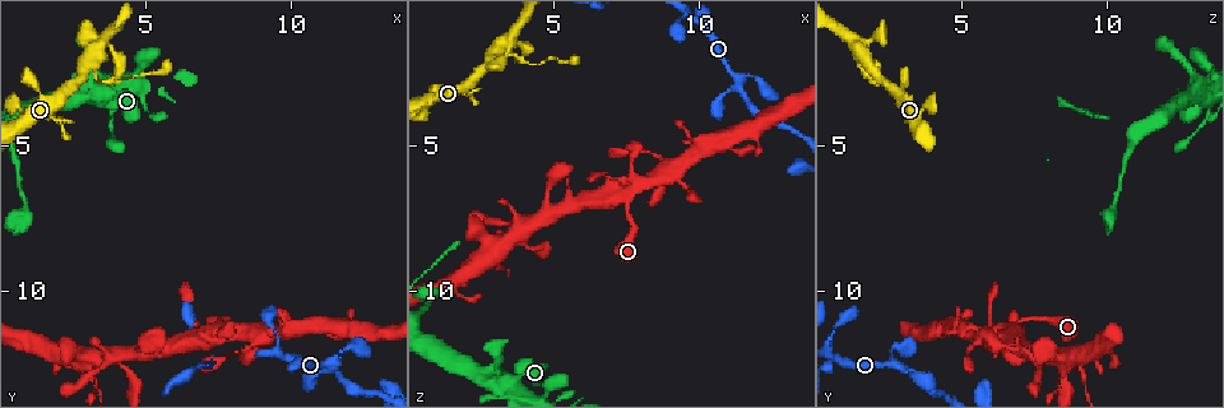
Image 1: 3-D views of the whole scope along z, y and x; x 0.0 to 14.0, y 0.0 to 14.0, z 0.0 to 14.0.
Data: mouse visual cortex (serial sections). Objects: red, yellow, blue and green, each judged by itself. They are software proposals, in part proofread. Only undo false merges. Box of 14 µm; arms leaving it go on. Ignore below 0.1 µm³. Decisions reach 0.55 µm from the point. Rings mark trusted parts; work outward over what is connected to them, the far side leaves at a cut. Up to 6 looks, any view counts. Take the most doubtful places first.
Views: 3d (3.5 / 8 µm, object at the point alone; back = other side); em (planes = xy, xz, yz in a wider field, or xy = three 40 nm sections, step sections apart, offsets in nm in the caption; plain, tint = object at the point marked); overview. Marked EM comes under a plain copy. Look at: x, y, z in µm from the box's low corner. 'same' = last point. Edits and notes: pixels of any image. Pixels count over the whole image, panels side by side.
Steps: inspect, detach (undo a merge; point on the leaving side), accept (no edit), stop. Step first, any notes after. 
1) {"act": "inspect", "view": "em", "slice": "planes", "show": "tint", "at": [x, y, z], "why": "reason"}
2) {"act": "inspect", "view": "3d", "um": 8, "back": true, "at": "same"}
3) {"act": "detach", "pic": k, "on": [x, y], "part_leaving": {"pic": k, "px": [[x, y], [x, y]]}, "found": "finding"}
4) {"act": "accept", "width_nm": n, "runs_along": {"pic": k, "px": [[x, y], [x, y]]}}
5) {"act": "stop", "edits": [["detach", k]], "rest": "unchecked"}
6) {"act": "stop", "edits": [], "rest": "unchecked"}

{"act": "inspect", "view": "3d", "um": 3.5, "back": true, "at": [8.5, 12.0, 5.3], "why": "sudden change in width"}

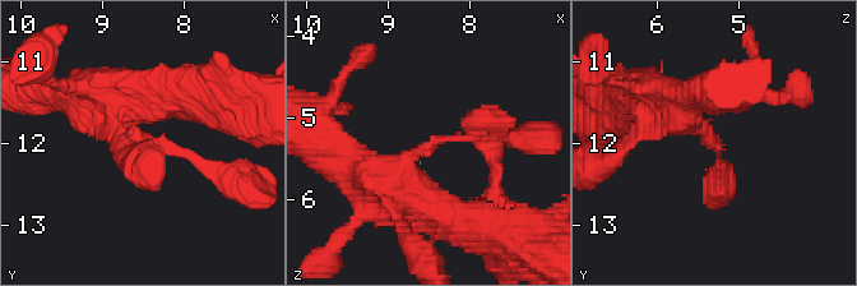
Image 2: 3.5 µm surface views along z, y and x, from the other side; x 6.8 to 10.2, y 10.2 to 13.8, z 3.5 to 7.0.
{"act": "inspect", "view": "em", "slice": "xy", "step": 2, "show": "tint", "at": [8.50, 11.95, 5.35], "why": "need the tissue"}

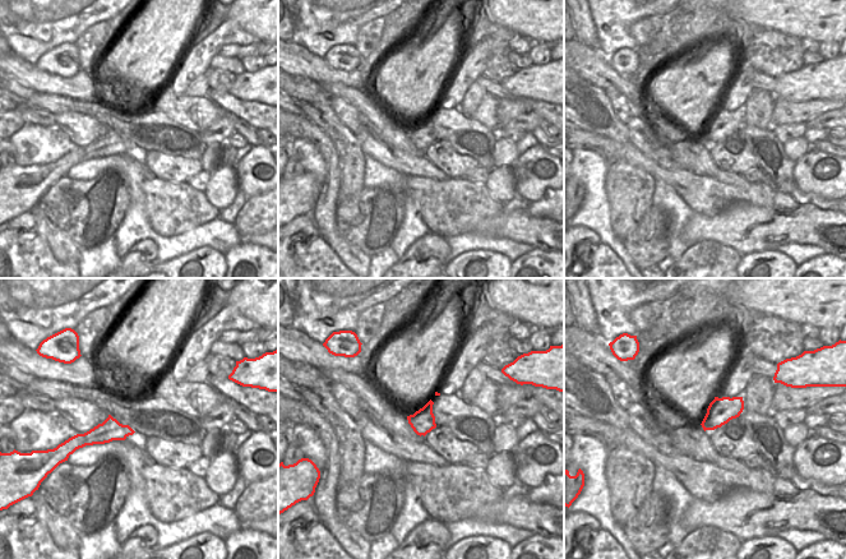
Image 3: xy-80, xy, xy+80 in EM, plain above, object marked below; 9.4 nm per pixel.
{"act": "accept", "found": "one cell here"}

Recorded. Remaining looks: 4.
{"act": "inspect", "view": "3d", "um": 3.5, "at": [11.2, 12.5, 2.6]}

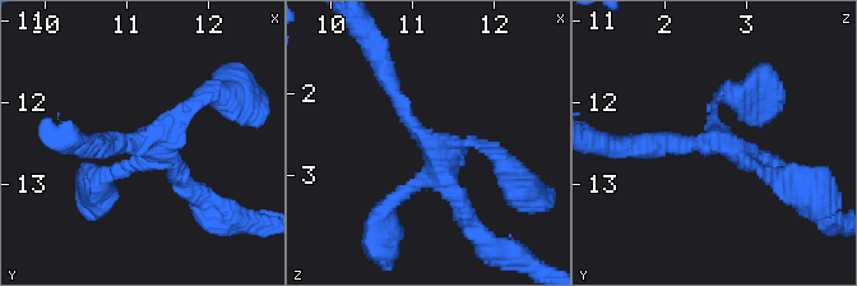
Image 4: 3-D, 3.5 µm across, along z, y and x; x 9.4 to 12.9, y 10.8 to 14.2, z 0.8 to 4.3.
{"act": "inspect", "view": "em", "slice": "xy", "step": 2, "show": "tint", "at": [11.25, 12.45, 2.60], "arms": 4, "arm_widths_nm": [100, 150, 200, 250]}

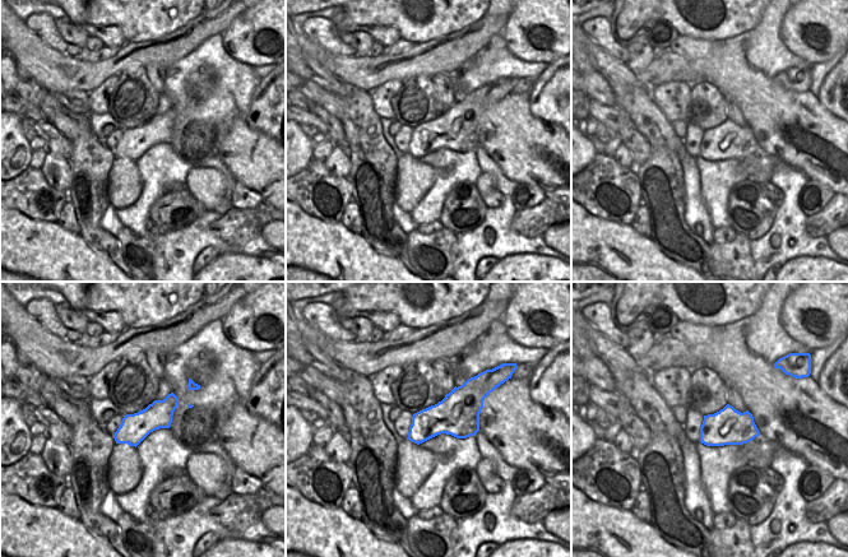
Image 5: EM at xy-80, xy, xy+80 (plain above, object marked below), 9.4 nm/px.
{"act": "accept", "width_nm": 360, "runs_along": {"pic": 4, "px": [[385, 79], [461, 210]]}, "found": "one cell here"}

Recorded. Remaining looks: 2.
{"act": "inspect", "view": "3d", "um": 3.5, "at": [3.7, 2.8, 1.9], "why": "touches itself"}

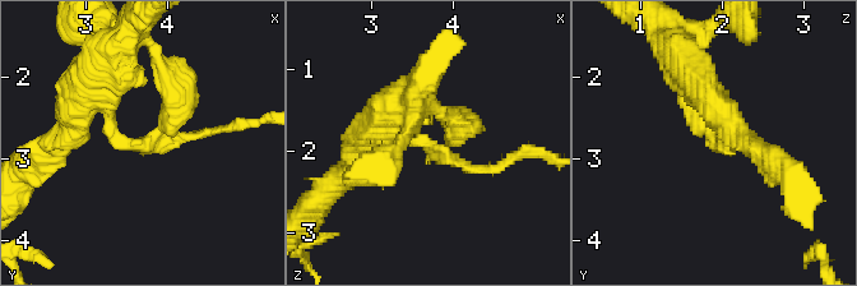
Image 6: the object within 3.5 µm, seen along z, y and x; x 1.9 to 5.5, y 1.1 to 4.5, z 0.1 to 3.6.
{"act": "inspect", "view": "em", "slice": "xy", "step": 3, "show": "tint", "at": [3.65, 2.85, 1.90], "why": "shape alone is not enough"}

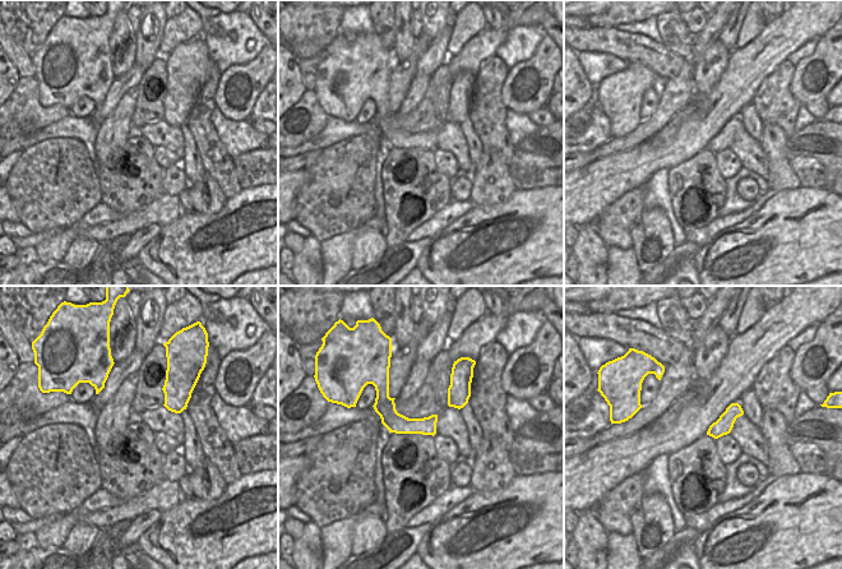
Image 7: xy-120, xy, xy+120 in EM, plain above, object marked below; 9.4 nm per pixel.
{"act": "accept", "runs_along": {"pic": 6, "px": [[82, 100], [144, 151]]}, "found": "continuous, no second cell"}

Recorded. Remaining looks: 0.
{"act": "stop", "edits": [], "rest": "unchecked"}

